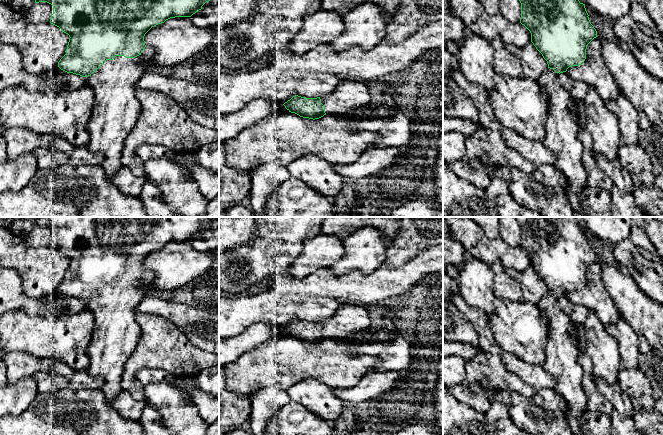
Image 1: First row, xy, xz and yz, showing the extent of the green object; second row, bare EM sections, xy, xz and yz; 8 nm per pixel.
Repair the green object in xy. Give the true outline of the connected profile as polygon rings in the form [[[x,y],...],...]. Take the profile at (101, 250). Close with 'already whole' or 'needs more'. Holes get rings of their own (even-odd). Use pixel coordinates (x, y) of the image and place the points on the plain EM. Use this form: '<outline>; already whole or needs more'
[[[37,217],[35,227],[47,226],[53,230],[53,238],[50,242],[50,247],[59,251],[62,256],[69,259],[69,266],[66,273],[66,278],[58,286],[58,291],[67,296],[80,299],[84,302],[84,309],[93,313],[94,330],[91,342],[86,349],[86,355],[89,357],[89,367],[86,371],[93,377],[101,378],[103,385],[99,389],[105,397],[106,402],[111,405],[112,401],[123,391],[122,376],[124,365],[129,359],[137,344],[140,341],[141,329],[136,322],[136,308],[141,299],[146,295],[145,284],[150,283],[153,279],[153,273],[145,269],[144,260],[154,250],[164,247],[166,244],[175,241],[191,241],[193,238],[202,233],[202,230],[213,223],[217,217]]]; needs more

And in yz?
[[[515,217],[521,227],[520,247],[531,257],[531,266],[547,285],[548,292],[538,303],[542,316],[549,322],[547,344],[544,351],[543,369],[556,381],[554,391],[566,404],[566,418],[573,435],[583,435],[581,432],[581,416],[588,409],[587,397],[582,388],[584,370],[578,363],[579,347],[569,333],[573,325],[570,317],[559,307],[558,300],[569,291],[582,289],[586,283],[587,269],[597,261],[597,255],[589,244],[585,228],[578,224],[576,217]]]; needs more

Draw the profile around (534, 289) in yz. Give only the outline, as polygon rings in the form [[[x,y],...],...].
[[[527,266],[522,271],[507,268],[506,272],[512,279],[520,284],[523,290],[522,301],[538,305],[541,299],[547,294],[547,285],[532,266]]]

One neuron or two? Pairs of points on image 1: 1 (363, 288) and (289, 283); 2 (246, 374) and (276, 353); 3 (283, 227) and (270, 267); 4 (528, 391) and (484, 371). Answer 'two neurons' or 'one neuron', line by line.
1: one neuron
2: one neuron
3: one neuron
4: one neuron

